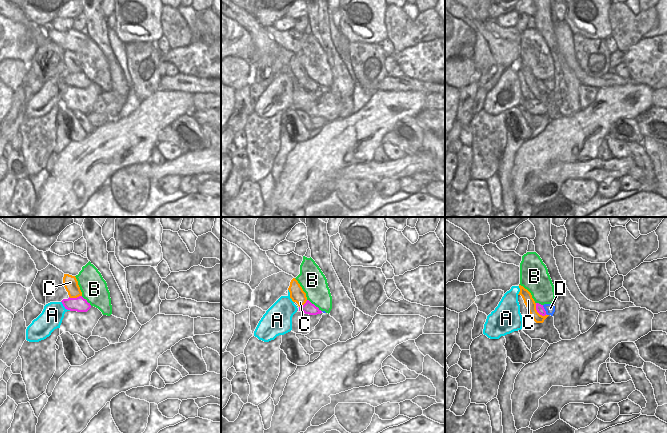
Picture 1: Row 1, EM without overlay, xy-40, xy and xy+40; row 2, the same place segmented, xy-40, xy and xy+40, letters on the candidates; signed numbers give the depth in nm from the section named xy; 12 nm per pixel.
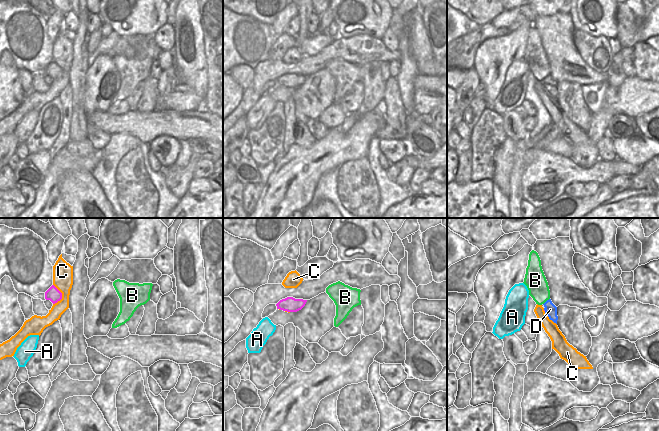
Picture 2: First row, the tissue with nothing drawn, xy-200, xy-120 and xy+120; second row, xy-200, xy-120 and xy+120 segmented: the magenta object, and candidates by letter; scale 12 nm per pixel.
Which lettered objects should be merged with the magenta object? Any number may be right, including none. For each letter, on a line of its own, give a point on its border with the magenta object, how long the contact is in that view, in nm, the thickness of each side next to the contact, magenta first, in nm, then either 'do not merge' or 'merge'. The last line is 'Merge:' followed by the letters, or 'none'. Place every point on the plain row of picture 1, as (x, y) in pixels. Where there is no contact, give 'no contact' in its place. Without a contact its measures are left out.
A: meets magenta in xy-40 at (65, 83); contact 160 nm long; 180 nm thick on the magenta side, 260 nm on the other; do not merge
B: meets magenta in xy at (313, 80); contact 240 nm long; 140 nm thick on the magenta side, 300 nm on the other; do not merge
C: meets magenta in xy+40 at (538, 88); contact 200 nm long; 100 nm thick on the magenta side, 120 nm on the other; do not merge
D: meets magenta in xy+40 at (544, 86); contact 140 nm long; 100 nm thick on the magenta side, 120 nm on the other; merge
Merge: D

